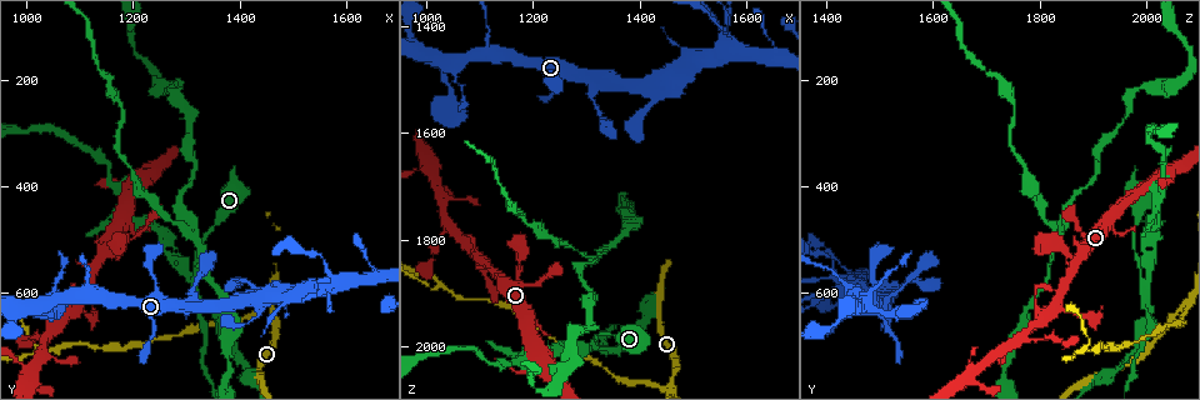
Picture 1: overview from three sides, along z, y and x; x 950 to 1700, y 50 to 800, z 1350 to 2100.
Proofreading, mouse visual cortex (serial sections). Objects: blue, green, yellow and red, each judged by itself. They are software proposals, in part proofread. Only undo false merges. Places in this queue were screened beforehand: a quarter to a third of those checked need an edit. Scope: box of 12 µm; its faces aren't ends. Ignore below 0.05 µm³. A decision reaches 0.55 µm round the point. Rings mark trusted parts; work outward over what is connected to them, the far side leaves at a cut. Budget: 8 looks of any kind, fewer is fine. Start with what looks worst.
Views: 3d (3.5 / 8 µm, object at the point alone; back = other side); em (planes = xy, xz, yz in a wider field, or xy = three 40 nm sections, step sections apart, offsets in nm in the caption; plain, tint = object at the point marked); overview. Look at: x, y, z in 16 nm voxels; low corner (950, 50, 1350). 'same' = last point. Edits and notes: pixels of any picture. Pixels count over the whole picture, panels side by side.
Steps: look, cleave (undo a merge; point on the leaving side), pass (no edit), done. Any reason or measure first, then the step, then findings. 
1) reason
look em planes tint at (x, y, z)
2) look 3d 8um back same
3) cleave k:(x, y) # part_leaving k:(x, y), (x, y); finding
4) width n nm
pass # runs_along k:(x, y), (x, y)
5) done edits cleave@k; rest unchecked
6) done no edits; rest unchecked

two arms at a narrow angle
look 3d 3.5um at (1310, 585, 1990)

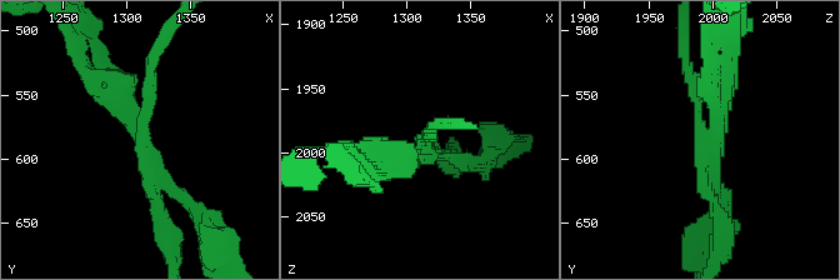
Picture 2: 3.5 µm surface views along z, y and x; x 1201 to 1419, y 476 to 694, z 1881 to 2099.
arms 4; arm_widths 150, 150, 150, 300 nm; need the tissue
look em planes tint at (1314, 580, 1996)

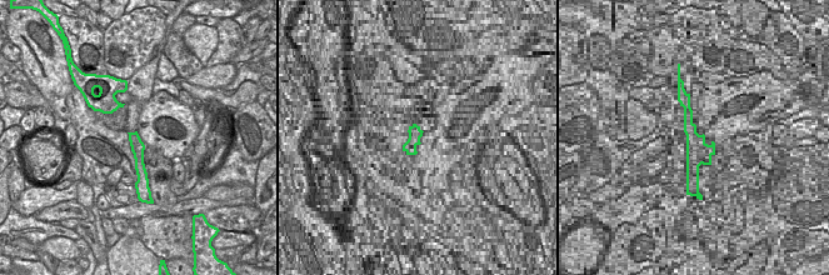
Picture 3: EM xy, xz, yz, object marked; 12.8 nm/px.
another direction
look em xy step 5 tint same

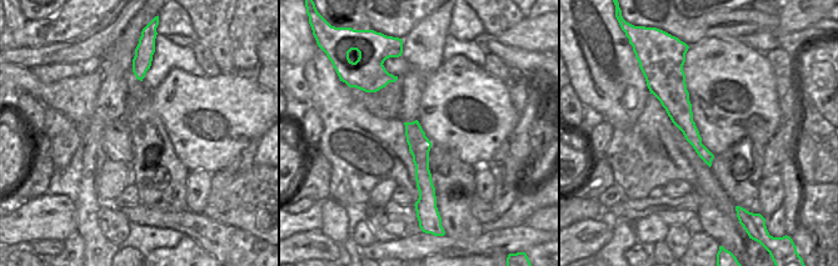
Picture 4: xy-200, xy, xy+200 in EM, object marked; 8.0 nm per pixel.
cleave 2:(484, 150) # part_leaving 2:(421, 150), (364, 176); a second cell is stuck on

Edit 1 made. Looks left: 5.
a fork
look 3d 8um at (1030, 705, 1885)

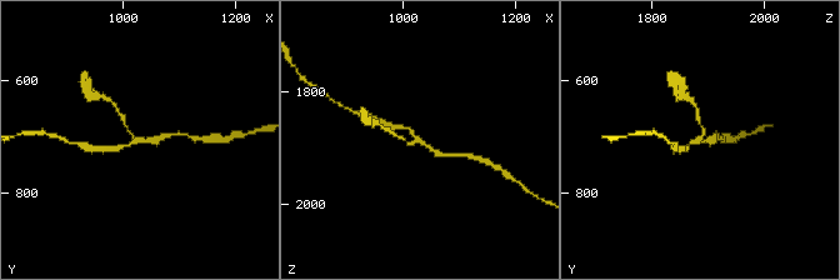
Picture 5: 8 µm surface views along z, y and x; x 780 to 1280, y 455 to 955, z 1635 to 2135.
now the EM
look em xy step 5 tint at (1025, 705, 1885)

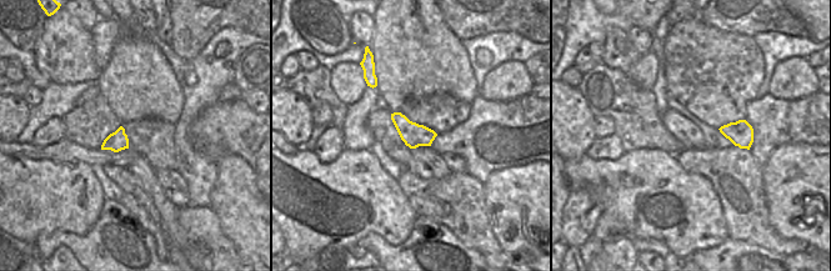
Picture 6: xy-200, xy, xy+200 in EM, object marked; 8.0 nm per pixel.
pass # runs_along 5:(451, 155), (434, 151), (411, 130), (393, 125); continuous, no second cell

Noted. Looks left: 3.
a fork
look 3d 3.5um at (1100, 620, 1830)

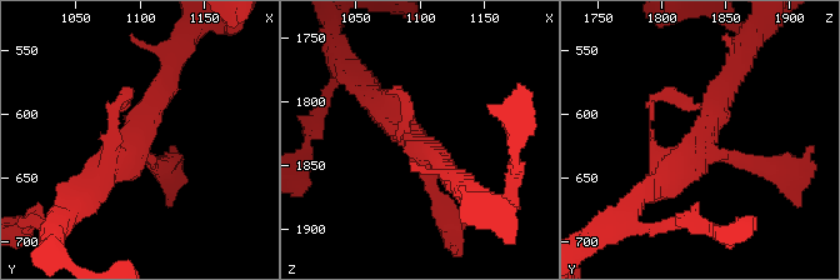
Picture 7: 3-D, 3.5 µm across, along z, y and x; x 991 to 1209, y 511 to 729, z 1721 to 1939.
arms 3; arm_widths 150, 250, 350 nm; shape alone is not enough
look em xy step 1 tint at (1100, 620, 1830)

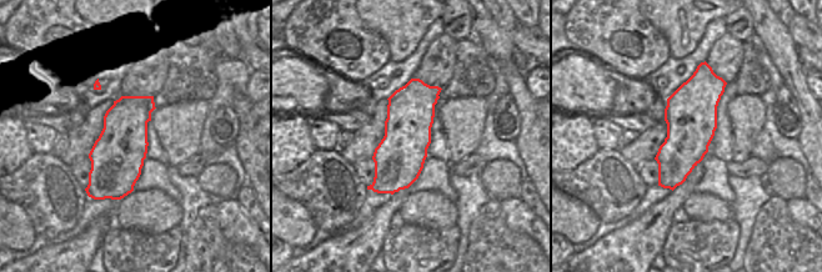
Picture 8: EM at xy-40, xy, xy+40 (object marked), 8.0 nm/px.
pass # runs_along 7:(169, 69), (138, 138), (88, 188); all the same cell

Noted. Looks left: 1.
done edits cleave@2; rest unchecked

